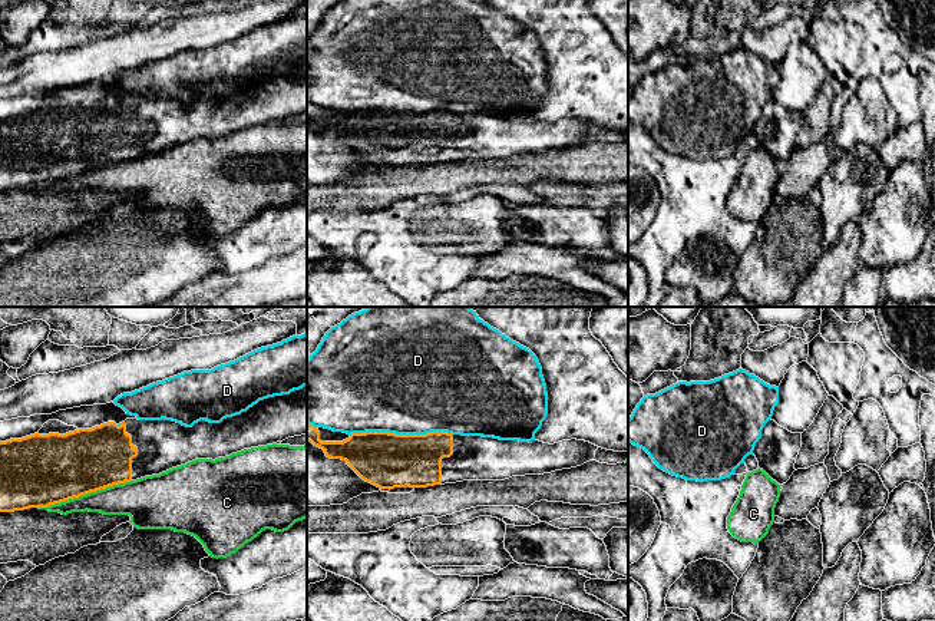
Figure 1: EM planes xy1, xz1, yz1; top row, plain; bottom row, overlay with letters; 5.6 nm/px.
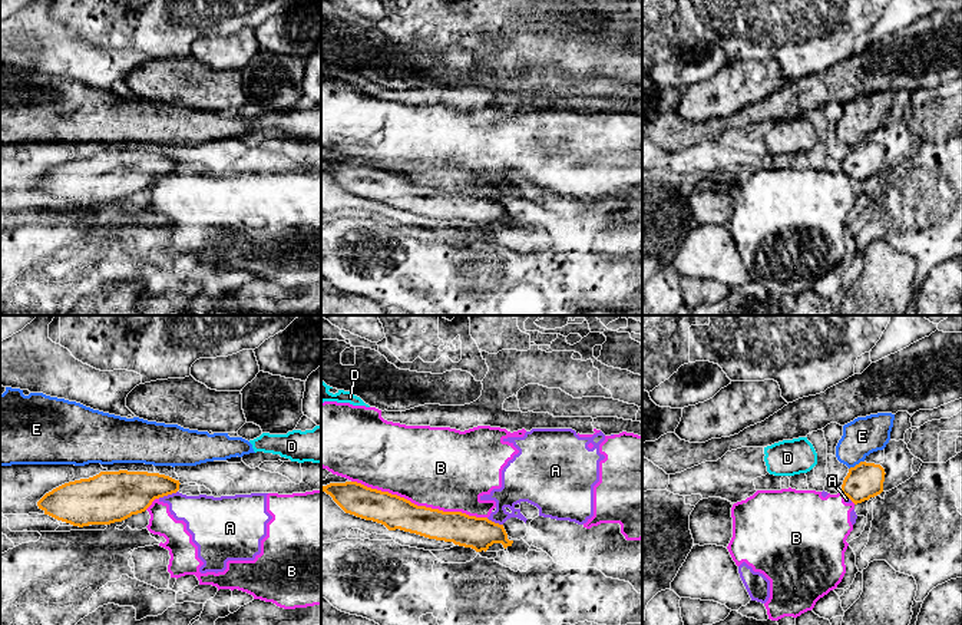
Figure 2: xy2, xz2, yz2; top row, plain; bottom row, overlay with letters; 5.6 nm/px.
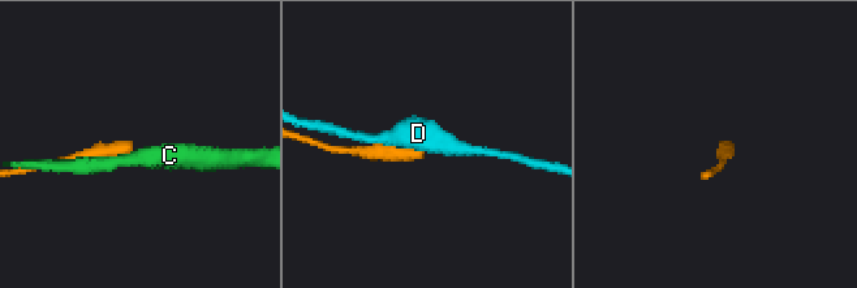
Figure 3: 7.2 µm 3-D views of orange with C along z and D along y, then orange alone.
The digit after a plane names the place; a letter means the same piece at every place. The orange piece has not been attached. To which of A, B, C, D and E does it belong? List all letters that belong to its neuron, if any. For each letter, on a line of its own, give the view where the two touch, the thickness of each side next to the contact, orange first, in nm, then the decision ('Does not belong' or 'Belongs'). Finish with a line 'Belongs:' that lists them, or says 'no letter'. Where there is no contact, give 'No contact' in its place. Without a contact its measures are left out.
A: Touches orange in xy2. Thickness 260 nm (orange) against 240 nm. Does not belong
B: Touches orange in xz2. Thickness 190 nm (orange) against 460 nm. Does not belong
C: Touches orange in xy1. Thickness 400 nm (orange) against 190 nm. Does not belong
D: Touches orange in xz1. Thickness 320 nm (orange) against 500 nm. Does not belong
E: Touches orange in yz2. Thickness 200 nm (orange) against 200 nm. Does not belong
Belongs: no letter

